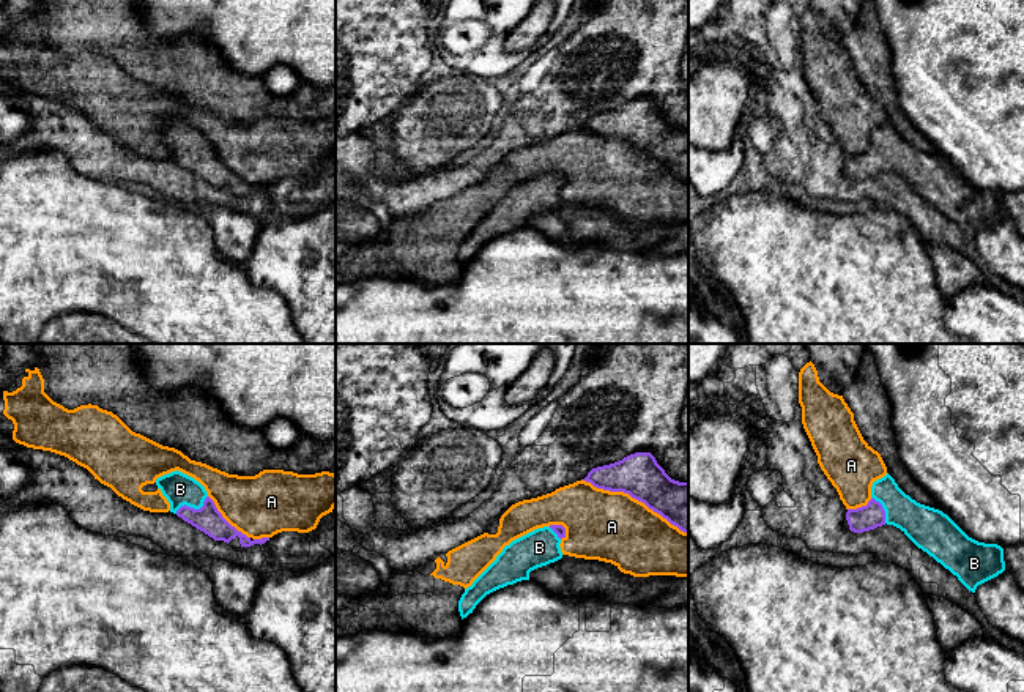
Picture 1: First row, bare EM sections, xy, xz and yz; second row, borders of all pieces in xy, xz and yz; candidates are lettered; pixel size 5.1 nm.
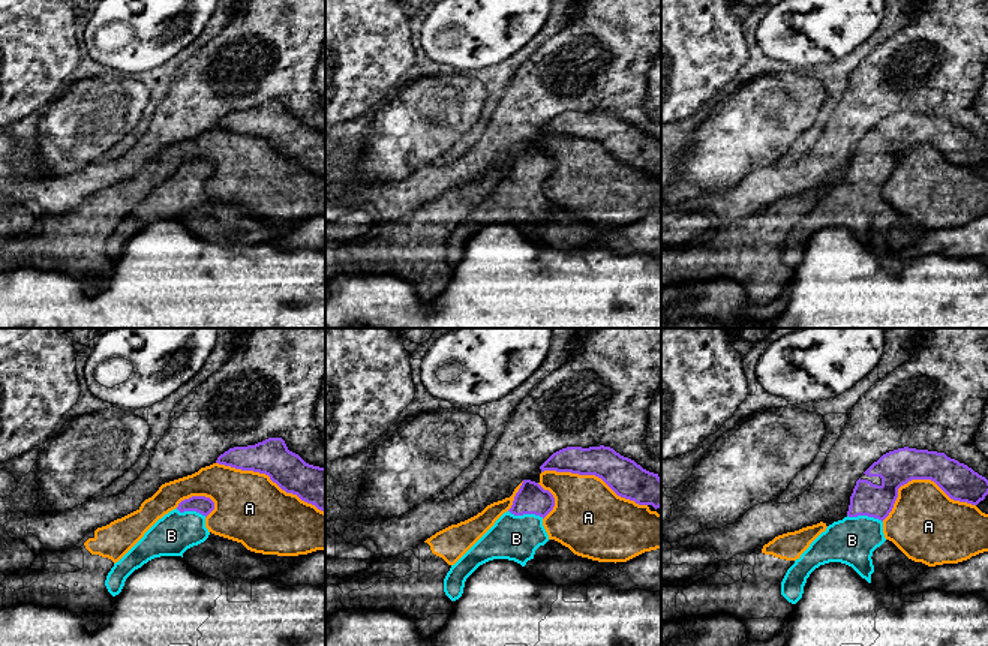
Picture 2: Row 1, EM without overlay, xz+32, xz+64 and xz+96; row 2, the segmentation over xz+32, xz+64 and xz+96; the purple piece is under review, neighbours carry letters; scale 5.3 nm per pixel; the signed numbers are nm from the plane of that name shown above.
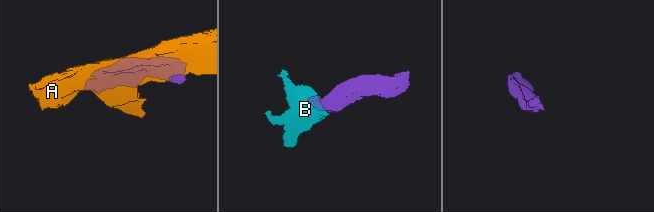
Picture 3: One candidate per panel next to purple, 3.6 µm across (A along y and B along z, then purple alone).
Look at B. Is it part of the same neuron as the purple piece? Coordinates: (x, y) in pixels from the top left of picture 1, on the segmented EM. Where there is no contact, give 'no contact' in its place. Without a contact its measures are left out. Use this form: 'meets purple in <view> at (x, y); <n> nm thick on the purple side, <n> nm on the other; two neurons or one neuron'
meets purple in xy at (192, 508); 140 nm thick on the purple side, 160 nm on the other; one neuron

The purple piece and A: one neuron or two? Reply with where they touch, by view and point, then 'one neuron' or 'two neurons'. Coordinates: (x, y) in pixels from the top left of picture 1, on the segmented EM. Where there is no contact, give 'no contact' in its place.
meets purple in xz at (635, 498); two neurons

